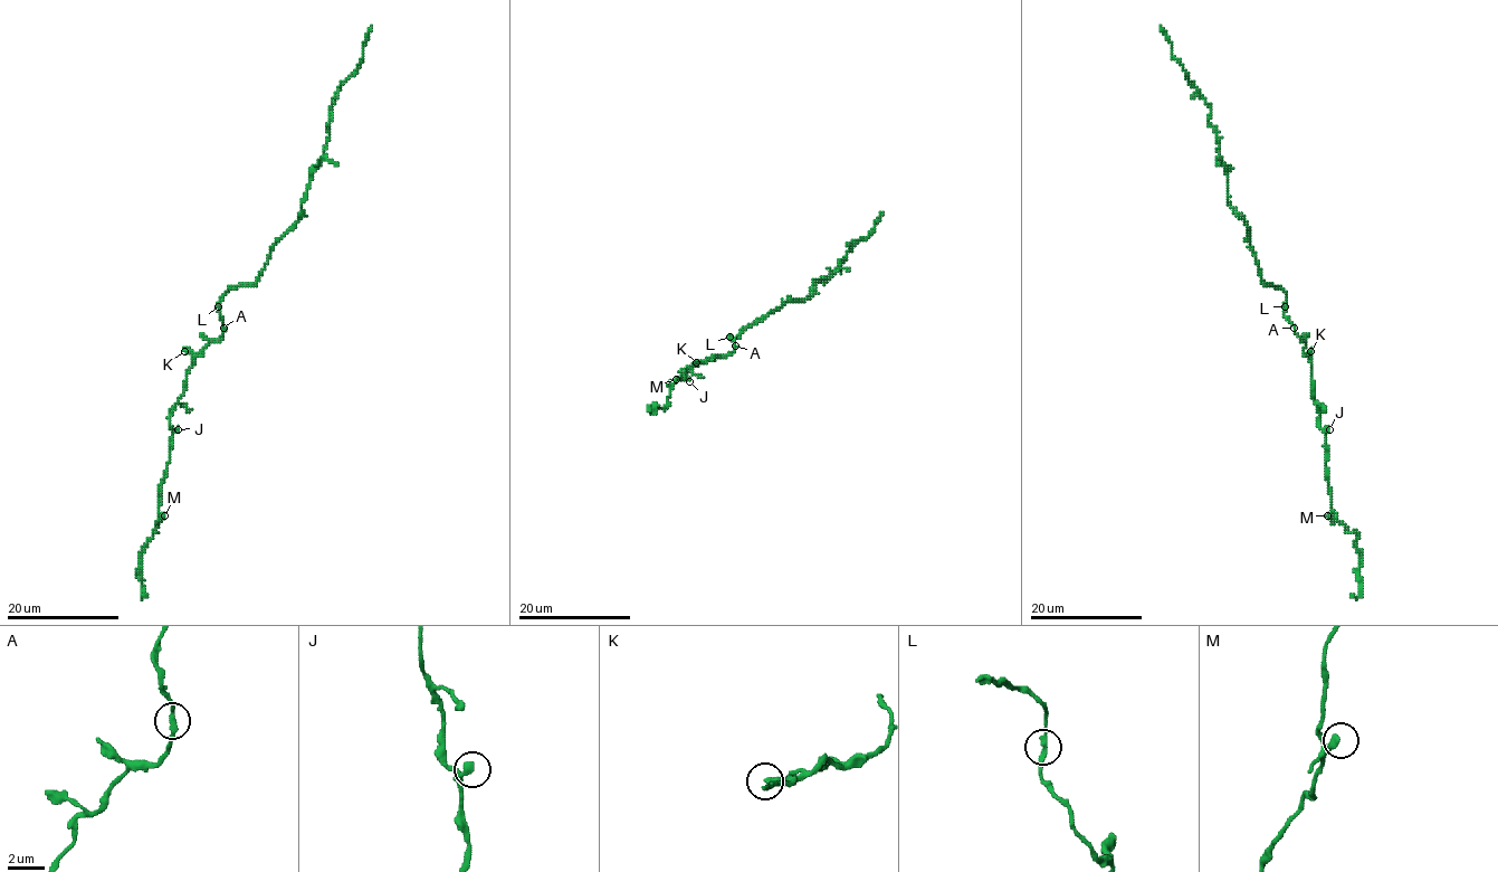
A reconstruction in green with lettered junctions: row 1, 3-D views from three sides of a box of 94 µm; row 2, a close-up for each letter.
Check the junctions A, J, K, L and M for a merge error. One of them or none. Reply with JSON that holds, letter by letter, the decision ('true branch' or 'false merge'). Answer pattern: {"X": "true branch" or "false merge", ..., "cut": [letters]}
{"A": "true branch", "J": "true branch", "K": "true branch", "L": "true branch", "M": "true branch", "cut": []}

